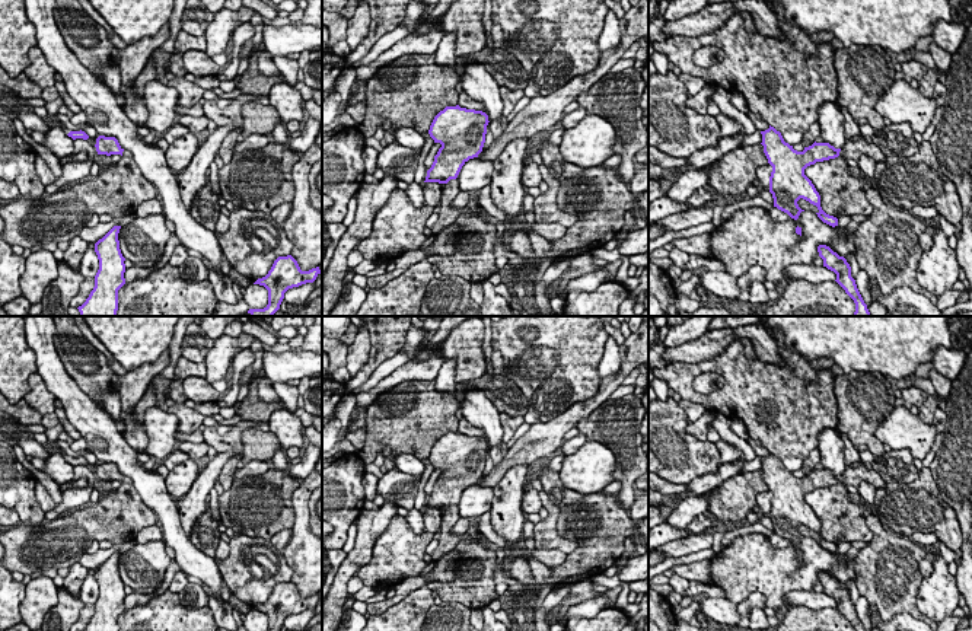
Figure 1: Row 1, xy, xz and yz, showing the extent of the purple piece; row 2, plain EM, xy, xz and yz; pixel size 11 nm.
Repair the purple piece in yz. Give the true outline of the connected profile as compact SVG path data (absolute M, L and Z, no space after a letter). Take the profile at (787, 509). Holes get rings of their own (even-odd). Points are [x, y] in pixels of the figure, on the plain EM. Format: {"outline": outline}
{"outline": "M771 452L768 456L761 458L761 460L764 479L772 493L769 519L774 525L774 533L787 539L794 546L804 538L797 530L797 528L803 525L818 533L819 538L816 541L823 549L832 554L838 552L838 545L822 536L820 522L812 507L804 501L807 493L838 482L858 487L861 481L867 481L876 488L886 485L876 471L867 469L866 466L847 466L842 475L835 475L829 469L815 468L812 472L804 474L803 478L797 478L793 472L785 469L781 459Z"}

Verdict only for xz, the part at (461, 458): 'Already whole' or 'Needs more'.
Needs more

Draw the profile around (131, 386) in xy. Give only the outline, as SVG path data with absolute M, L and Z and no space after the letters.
M163 351L160 357L153 363L144 363L140 367L127 372L125 375L114 375L111 379L111 389L117 391L121 398L121 418L117 423L117 428L122 433L125 430L125 417L133 412L137 402L146 393L152 379L162 373L169 364L169 351Z

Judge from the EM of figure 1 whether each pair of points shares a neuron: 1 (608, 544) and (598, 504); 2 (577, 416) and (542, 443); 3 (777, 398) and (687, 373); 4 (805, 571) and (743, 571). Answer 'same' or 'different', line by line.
1: same
2: same
3: same
4: same

